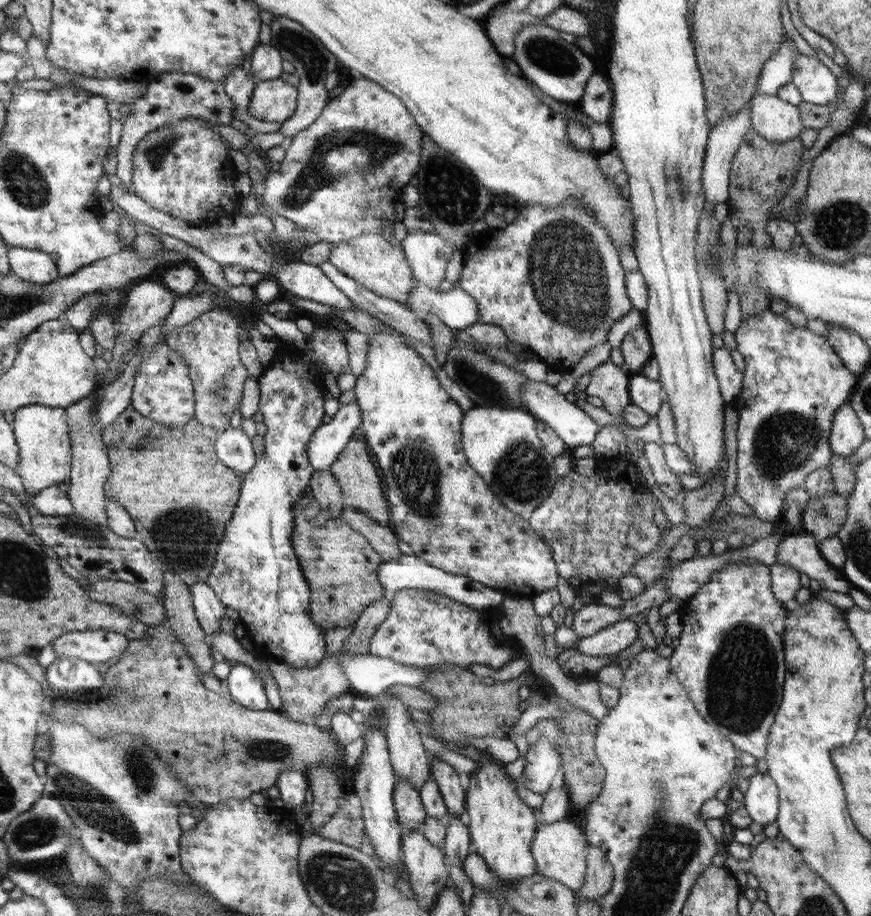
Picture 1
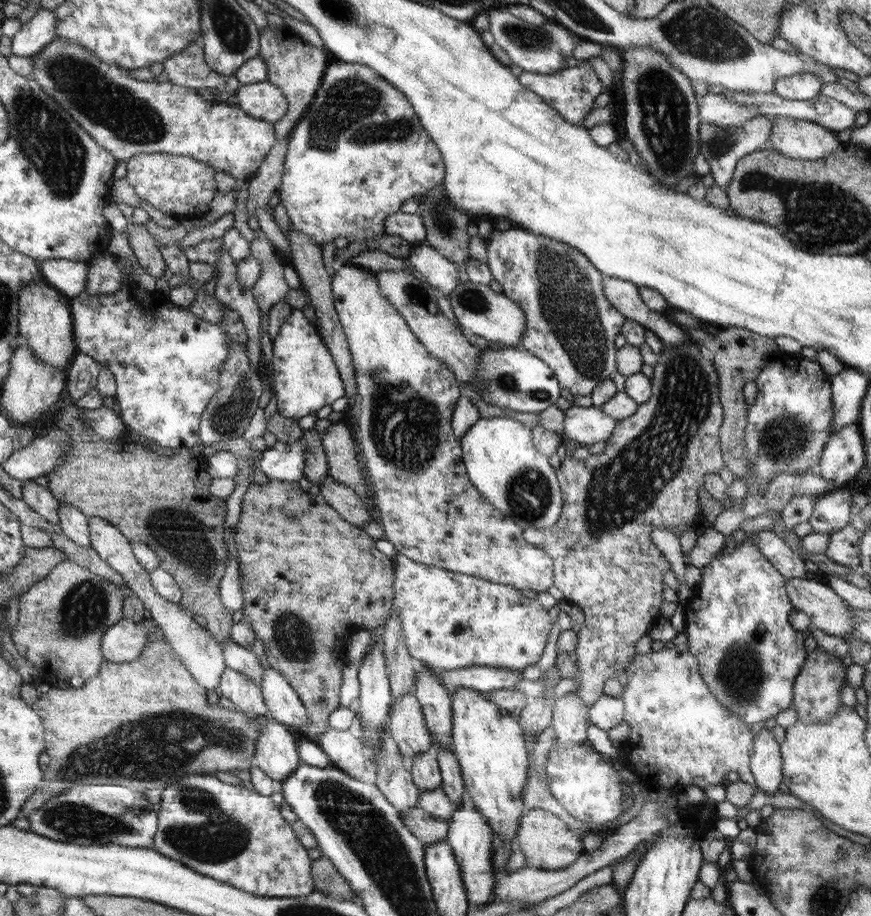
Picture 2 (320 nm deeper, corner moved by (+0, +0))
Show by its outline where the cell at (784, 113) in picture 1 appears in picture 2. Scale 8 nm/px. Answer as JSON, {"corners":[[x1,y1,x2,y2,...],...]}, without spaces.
{"corners":[[772,116,771,148,798,160,821,160,830,156,842,142,833,131,787,116]]}

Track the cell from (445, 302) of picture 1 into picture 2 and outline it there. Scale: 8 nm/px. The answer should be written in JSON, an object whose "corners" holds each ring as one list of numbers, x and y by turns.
{"corners":[[472,281,460,282,450,294,452,310,463,329,483,337,489,344,500,342,506,347,520,347,524,337,527,316,522,306,506,293,495,292,490,285]]}

